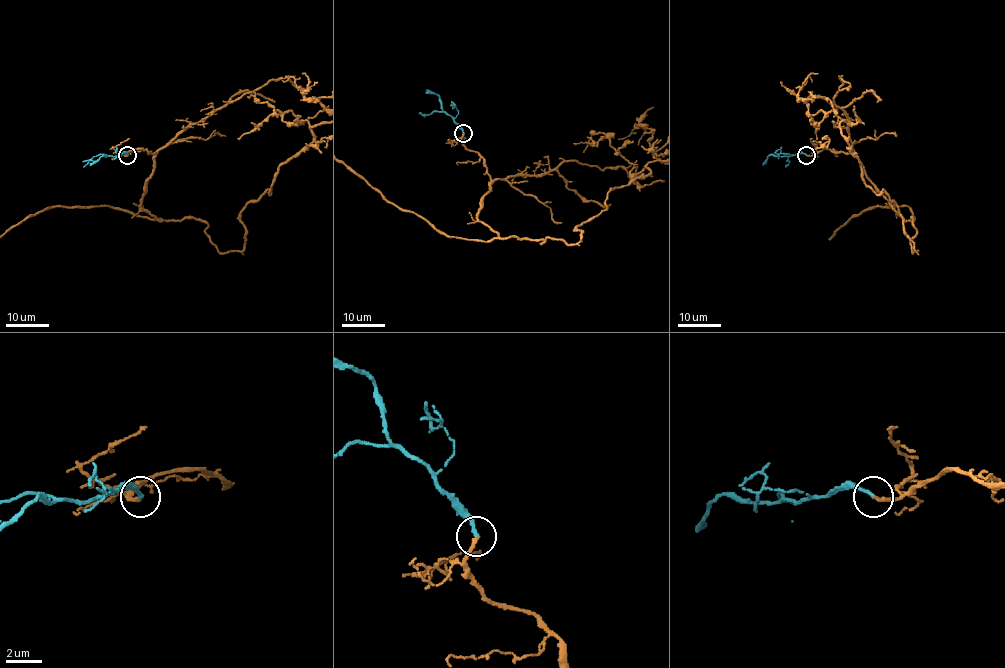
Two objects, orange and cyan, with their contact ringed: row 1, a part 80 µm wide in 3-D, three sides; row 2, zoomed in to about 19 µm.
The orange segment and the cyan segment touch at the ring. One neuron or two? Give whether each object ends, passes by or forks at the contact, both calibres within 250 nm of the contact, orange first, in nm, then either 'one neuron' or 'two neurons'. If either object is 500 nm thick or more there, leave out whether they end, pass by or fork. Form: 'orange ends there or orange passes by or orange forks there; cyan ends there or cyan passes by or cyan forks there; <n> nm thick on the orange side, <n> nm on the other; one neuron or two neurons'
orange ends there; cyan ends there; 200 nm thick on the orange side, 200 nm on the other; one neuron

